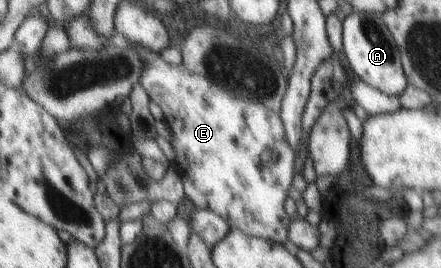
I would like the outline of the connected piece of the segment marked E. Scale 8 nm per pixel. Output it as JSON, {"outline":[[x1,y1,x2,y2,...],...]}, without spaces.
{"outline":[[133,44,133,48,143,60,143,73,141,74,140,84,146,90,147,95,151,100,155,100,160,104,164,111,165,118,171,128,176,130,176,134,172,134,171,144,174,146,176,156,174,162,178,162,176,171,181,176,186,188,186,193,189,195,189,199,194,204,196,210,208,210,217,213,220,217,223,217,231,229,238,229,247,233,251,237,260,237,264,240,269,240,278,244,284,244,288,242,288,226,290,226,290,218,284,210,284,200,288,198,288,190,292,186,292,178,294,178,294,152,292,148,288,146,286,142,286,134,284,134,284,126,282,126,282,120,280,120,280,114,278,112,272,112,268,110,264,104,260,106,260,102,252,102,252,100,242,100,242,98,236,98,232,94,228,93,222,88,218,88,208,78,189,73,182,65,170,66,161,57,160,54,154,51,145,49,144,47,138,47]]}

